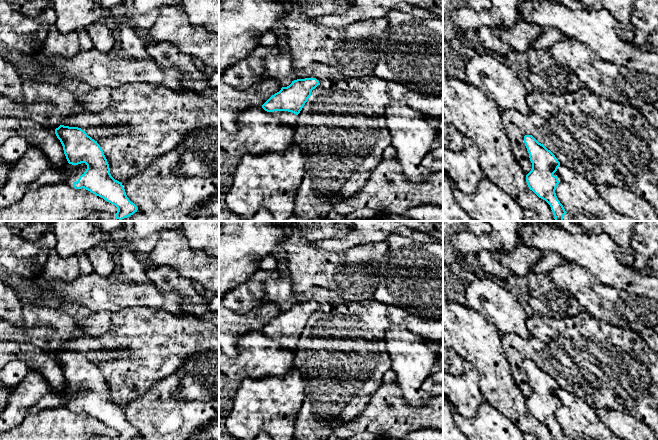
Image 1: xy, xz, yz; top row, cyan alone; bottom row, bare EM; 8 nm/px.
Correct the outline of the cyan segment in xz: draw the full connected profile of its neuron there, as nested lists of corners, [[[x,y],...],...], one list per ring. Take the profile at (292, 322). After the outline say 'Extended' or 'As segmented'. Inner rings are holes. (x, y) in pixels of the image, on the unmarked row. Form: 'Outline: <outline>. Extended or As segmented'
Outline: [[[316,302],[297,303],[272,319],[263,329],[264,335],[272,342],[294,350],[297,339],[318,309]]]. Extended

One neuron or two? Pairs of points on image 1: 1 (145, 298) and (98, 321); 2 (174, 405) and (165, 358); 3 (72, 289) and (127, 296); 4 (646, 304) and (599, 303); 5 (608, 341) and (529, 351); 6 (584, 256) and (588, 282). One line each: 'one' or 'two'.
1: two
2: two
3: one
4: one
5: one
6: two

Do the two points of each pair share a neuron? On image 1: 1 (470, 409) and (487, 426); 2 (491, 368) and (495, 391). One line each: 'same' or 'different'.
1: different
2: same

